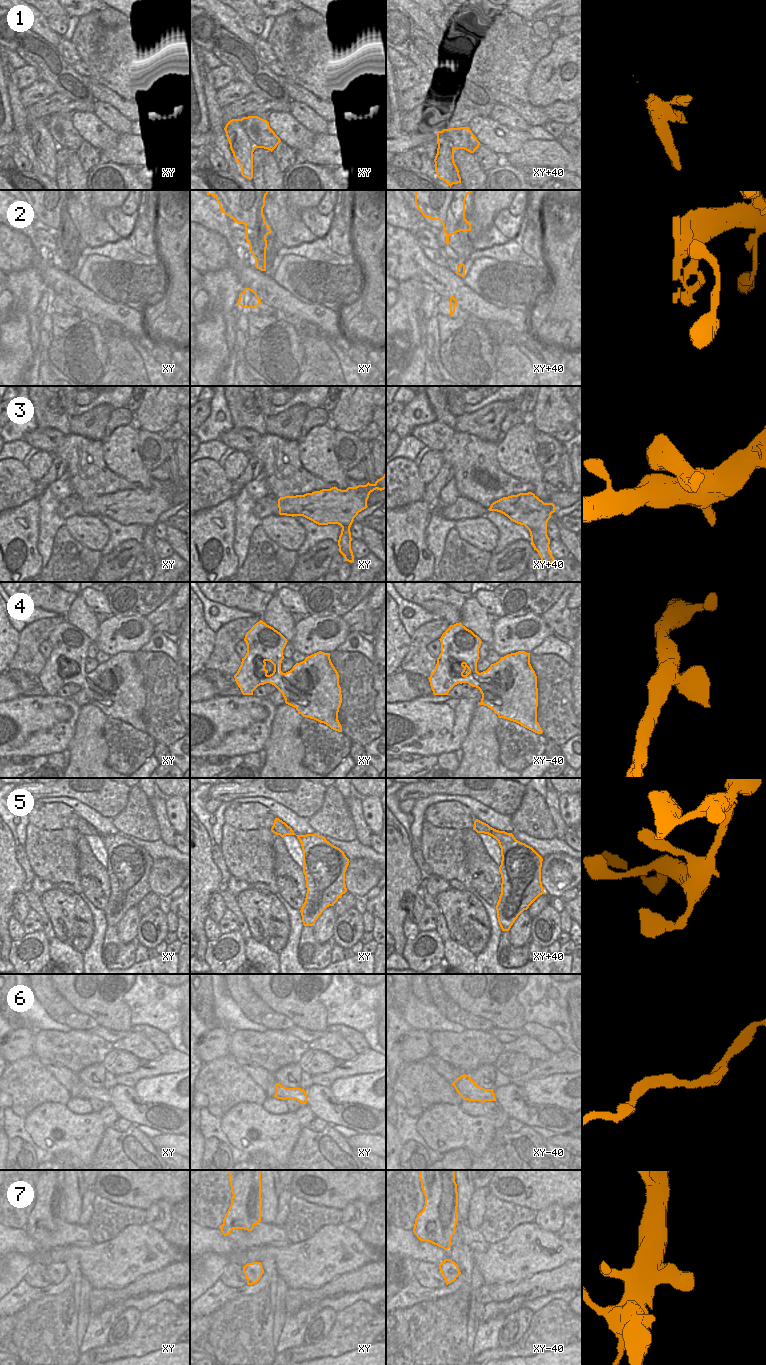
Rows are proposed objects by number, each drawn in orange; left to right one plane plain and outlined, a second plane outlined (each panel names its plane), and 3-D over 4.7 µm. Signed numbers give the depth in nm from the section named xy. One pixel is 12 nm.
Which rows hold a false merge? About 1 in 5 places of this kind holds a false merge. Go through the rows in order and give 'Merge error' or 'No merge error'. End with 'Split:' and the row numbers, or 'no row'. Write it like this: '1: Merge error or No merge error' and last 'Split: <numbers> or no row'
1: Merge error
2: Merge error
3: No merge error
4: No merge error
5: No merge error
6: No merge error
7: No merge error
Split: 1, 2

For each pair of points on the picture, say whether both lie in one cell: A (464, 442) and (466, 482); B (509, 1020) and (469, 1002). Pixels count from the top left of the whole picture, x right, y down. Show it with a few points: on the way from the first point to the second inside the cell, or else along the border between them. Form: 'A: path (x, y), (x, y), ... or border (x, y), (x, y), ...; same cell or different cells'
A: path (465, 452), (468, 455), (468, 472); same cell
B: path (499, 1010), (486, 1002), (479, 1002); same cell

